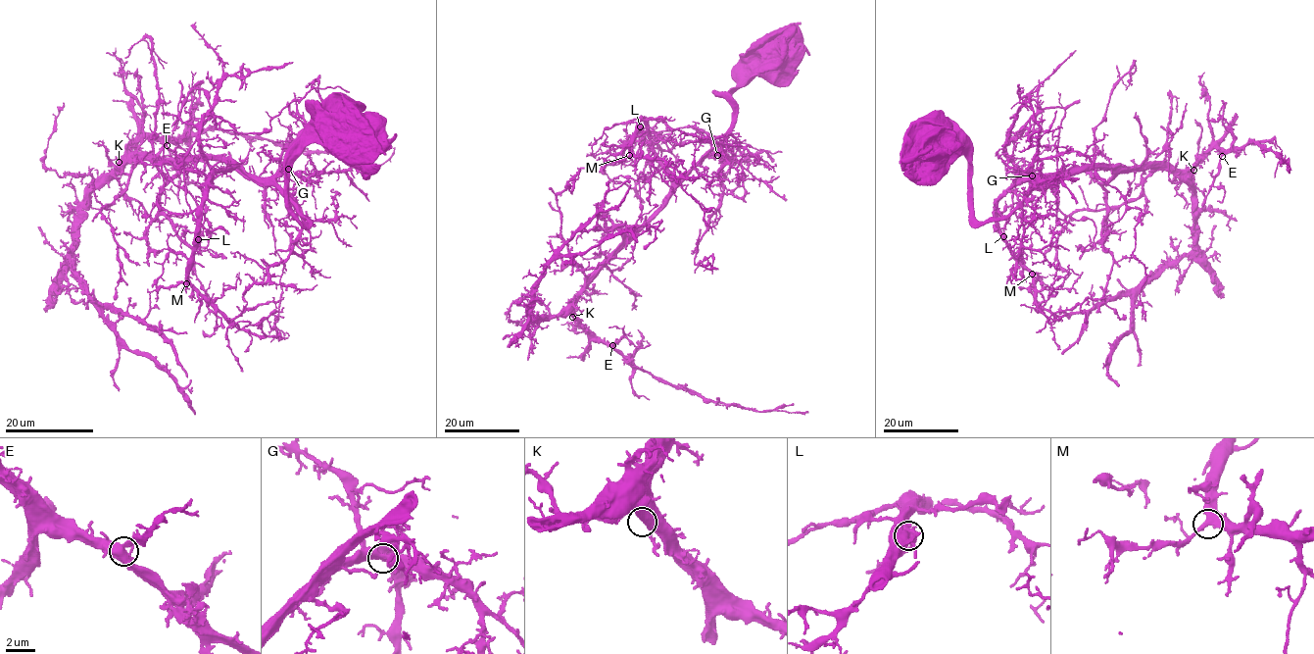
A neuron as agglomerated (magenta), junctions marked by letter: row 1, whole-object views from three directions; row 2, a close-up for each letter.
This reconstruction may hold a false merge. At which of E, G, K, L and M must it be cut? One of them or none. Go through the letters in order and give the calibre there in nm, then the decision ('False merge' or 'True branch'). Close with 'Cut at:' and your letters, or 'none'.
E: Thickness 550 nm. True branch
G: Thickness 480 nm. True branch
K: Thickness 550 nm. True branch
L: Thickness 750 nm. False merge
M: Thickness 480 nm. True branch
Cut at: L

